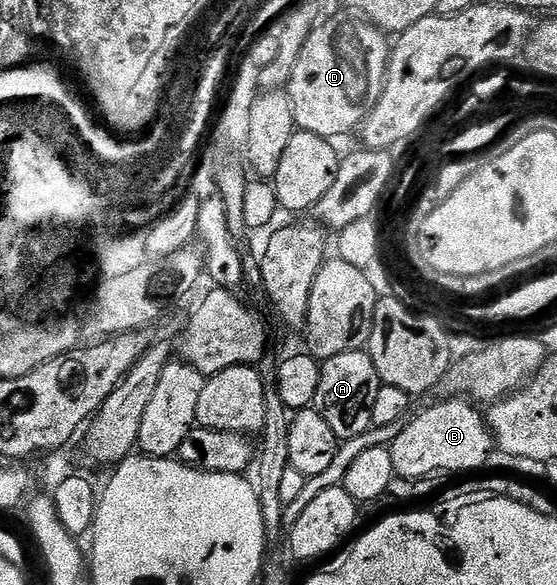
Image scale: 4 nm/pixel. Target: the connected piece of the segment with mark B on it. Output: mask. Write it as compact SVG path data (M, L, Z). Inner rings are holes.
M455 398L453 400L439 400L431 408L422 408L419 416L415 415L410 425L389 444L392 454L392 466L394 475L399 480L421 480L433 477L433 472L470 472L477 473L485 469L490 460L490 451L495 451L494 437L490 435L490 426L486 423L483 413L477 412L475 405L466 398Z

